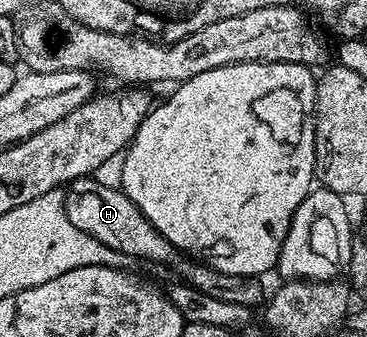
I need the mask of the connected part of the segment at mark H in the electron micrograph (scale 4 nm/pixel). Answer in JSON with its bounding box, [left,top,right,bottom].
[68,178,263,308]

